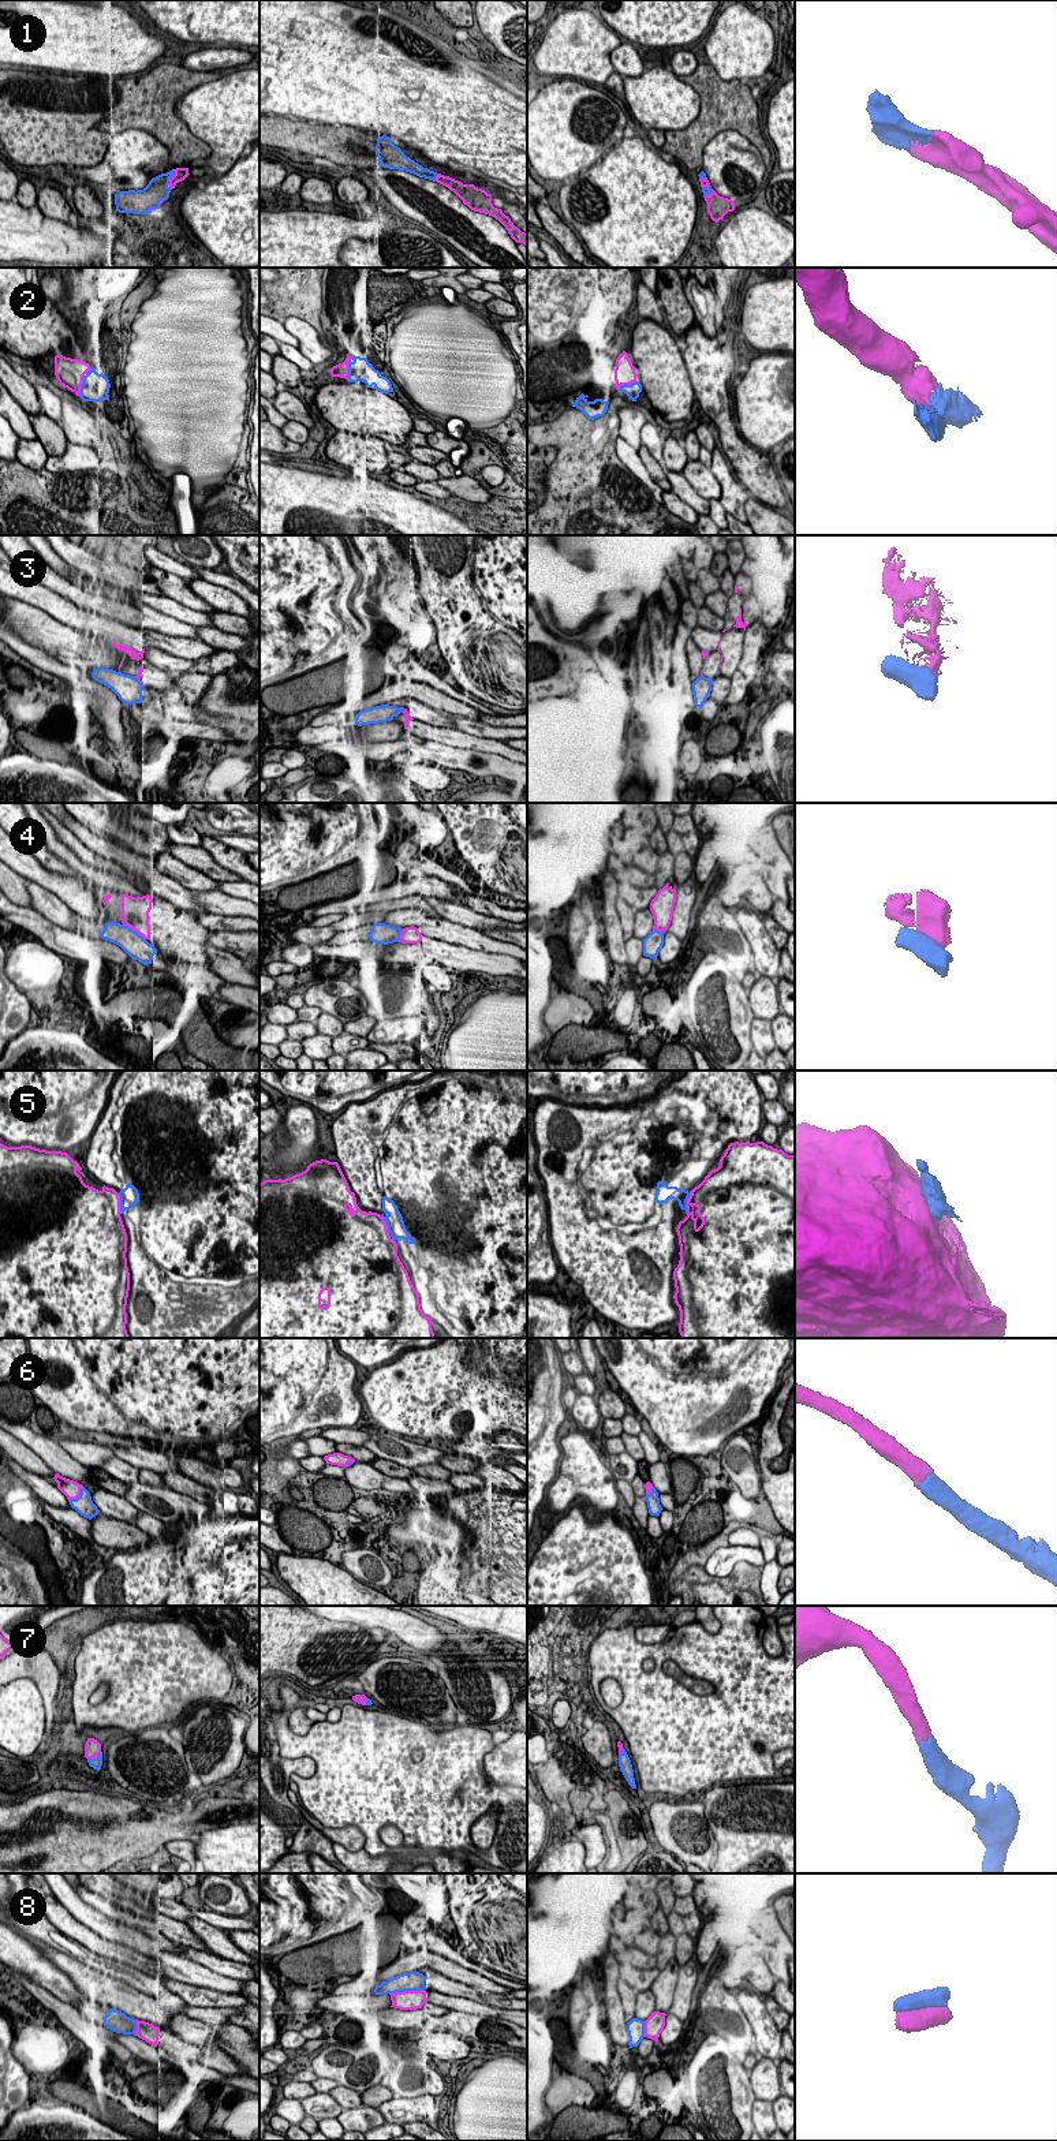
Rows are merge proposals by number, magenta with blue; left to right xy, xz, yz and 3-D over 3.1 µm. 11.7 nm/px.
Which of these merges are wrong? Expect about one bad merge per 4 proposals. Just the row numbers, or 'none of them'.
3, 4, 8

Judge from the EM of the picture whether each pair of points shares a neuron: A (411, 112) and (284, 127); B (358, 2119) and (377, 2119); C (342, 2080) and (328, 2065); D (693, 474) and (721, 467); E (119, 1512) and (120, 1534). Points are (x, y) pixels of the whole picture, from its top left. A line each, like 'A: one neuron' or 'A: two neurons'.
A: two neurons
B: one neuron
C: one neuron
D: two neurons
E: two neurons

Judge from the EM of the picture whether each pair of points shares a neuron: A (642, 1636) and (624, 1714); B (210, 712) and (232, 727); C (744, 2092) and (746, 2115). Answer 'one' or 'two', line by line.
A: two
B: one
C: one

